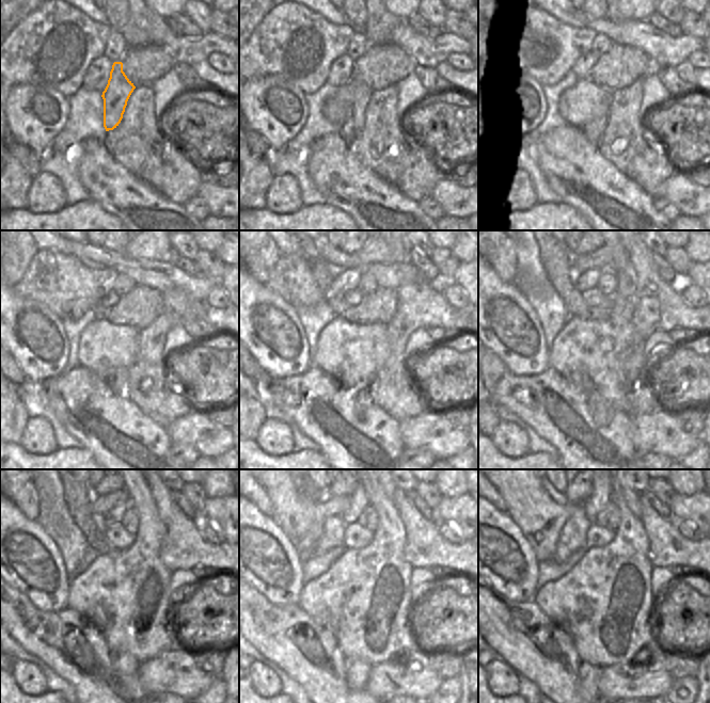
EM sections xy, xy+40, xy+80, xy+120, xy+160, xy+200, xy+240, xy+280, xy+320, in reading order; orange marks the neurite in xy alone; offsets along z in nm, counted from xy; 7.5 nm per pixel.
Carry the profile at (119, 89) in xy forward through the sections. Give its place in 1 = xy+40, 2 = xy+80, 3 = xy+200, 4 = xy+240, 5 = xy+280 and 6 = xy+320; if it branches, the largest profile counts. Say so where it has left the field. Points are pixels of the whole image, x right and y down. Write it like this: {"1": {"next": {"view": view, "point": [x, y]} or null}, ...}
{"1": {"next": {"view": "xy+40", "point": [353, 124]}}, "2": {"next": {"view": "xy+80", "point": [593, 130]}}, "3": {"next": {"view": "xy+200", "point": [601, 410]}}, "4": {"next": {"view": "xy+240", "point": [122, 661]}}, "5": {"next": {"view": "xy+280", "point": [357, 671]}}, "6": {"next": {"view": "xy+320", "point": [586, 686]}}}

